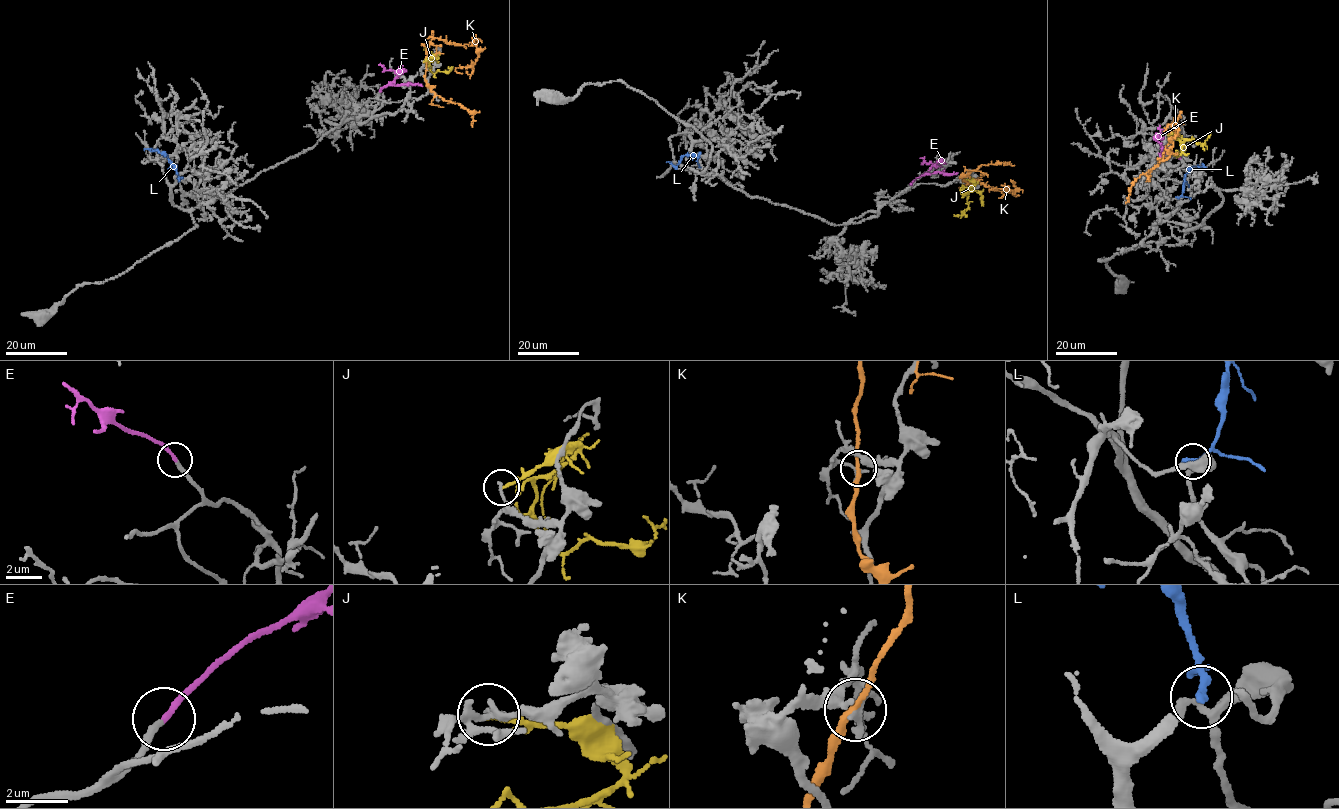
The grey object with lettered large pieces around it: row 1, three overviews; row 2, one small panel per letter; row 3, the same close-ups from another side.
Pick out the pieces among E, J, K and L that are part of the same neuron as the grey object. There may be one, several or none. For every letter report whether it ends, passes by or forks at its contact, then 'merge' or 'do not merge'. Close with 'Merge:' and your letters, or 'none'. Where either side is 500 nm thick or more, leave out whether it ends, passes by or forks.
E: it ends there; merge
J: it passes by; do not merge
K: it passes by; do not merge
L: it ends there; do not merge
Merge: E

